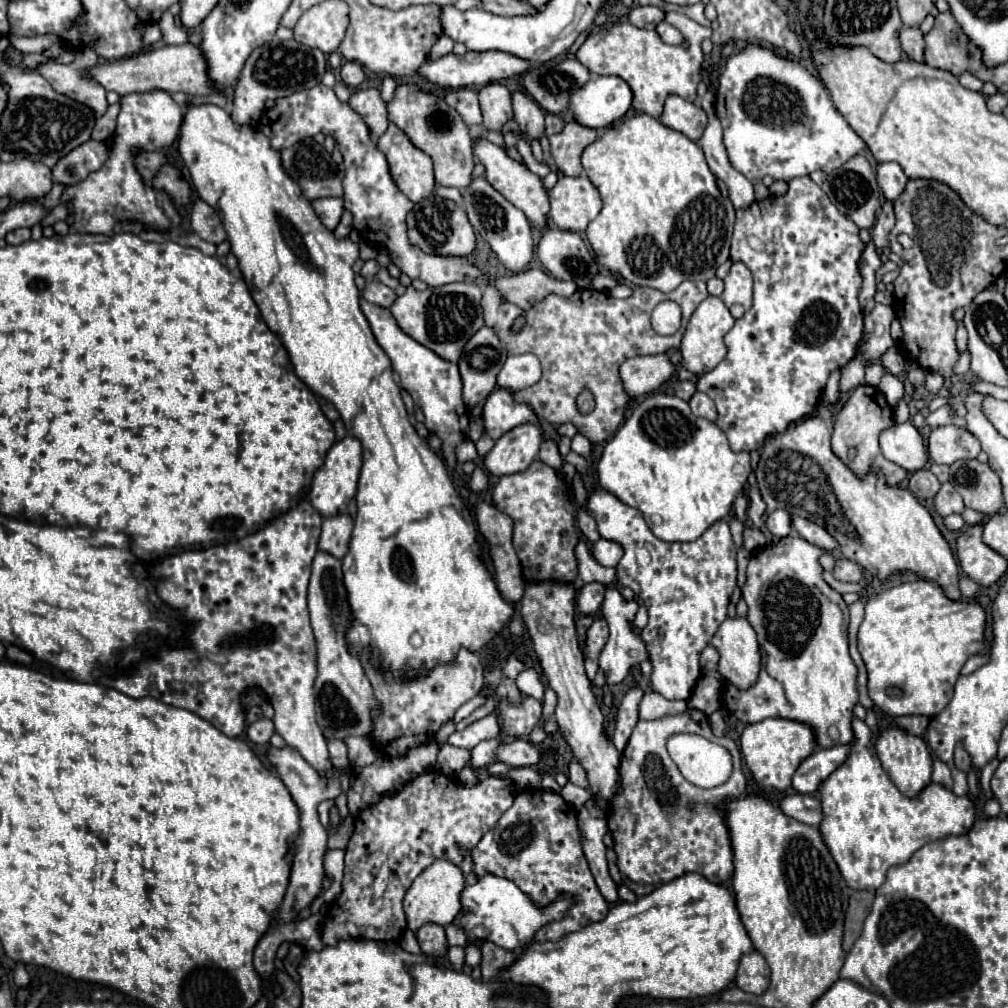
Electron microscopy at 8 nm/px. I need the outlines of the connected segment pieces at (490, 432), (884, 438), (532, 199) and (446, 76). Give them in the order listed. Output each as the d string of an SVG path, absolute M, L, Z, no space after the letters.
M497 388L489 394L483 406L483 422L485 422L485 434L491 440L499 440L505 432L525 422L541 426L535 412L527 404L517 404L511 392L503 388Z
M911 422L895 424L879 436L881 452L887 460L903 466L909 472L921 470L927 462L927 450L917 428Z
M475 136L473 138L473 152L479 158L479 162L485 166L485 178L487 178L487 182L497 192L501 192L513 206L517 206L519 210L523 210L525 216L527 216L527 220L535 228L543 230L545 228L545 220L547 220L547 212L549 212L549 194L543 188L541 178L535 176L527 166L523 166L517 160L509 158L499 146L491 144L485 136Z
M467 52L465 56L447 54L439 60L425 62L417 70L417 74L423 76L431 84L439 84L439 86L445 86L445 88L463 88L463 86L487 86L491 82L511 78L515 74L525 72L527 66L529 64L525 60L521 60L517 56L509 56L505 52Z

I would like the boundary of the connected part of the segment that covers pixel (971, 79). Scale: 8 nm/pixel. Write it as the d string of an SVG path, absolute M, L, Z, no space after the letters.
M963 72L963 74L959 76L959 82L961 82L965 88L975 90L975 92L981 92L981 88L983 88L983 82L977 80L977 78L975 78L973 74L969 74L969 72Z

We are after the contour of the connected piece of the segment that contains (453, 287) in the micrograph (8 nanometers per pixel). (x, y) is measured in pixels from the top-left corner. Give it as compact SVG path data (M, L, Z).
M469 282L445 284L439 288L427 288L425 292L407 288L403 296L391 306L391 314L397 320L399 328L443 358L443 352L449 354L449 360L457 362L465 342L483 326L483 308L481 308L481 288Z

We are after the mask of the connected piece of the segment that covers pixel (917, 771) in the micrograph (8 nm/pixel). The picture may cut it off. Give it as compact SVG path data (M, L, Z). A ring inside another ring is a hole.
M889 726L885 728L877 742L875 742L877 754L881 758L881 764L885 768L885 772L889 774L889 778L893 780L893 784L909 798L917 796L917 792L921 792L921 788L925 788L925 784L931 784L931 772L933 772L933 758L929 754L927 744L919 738L919 736L909 736L907 732Z

